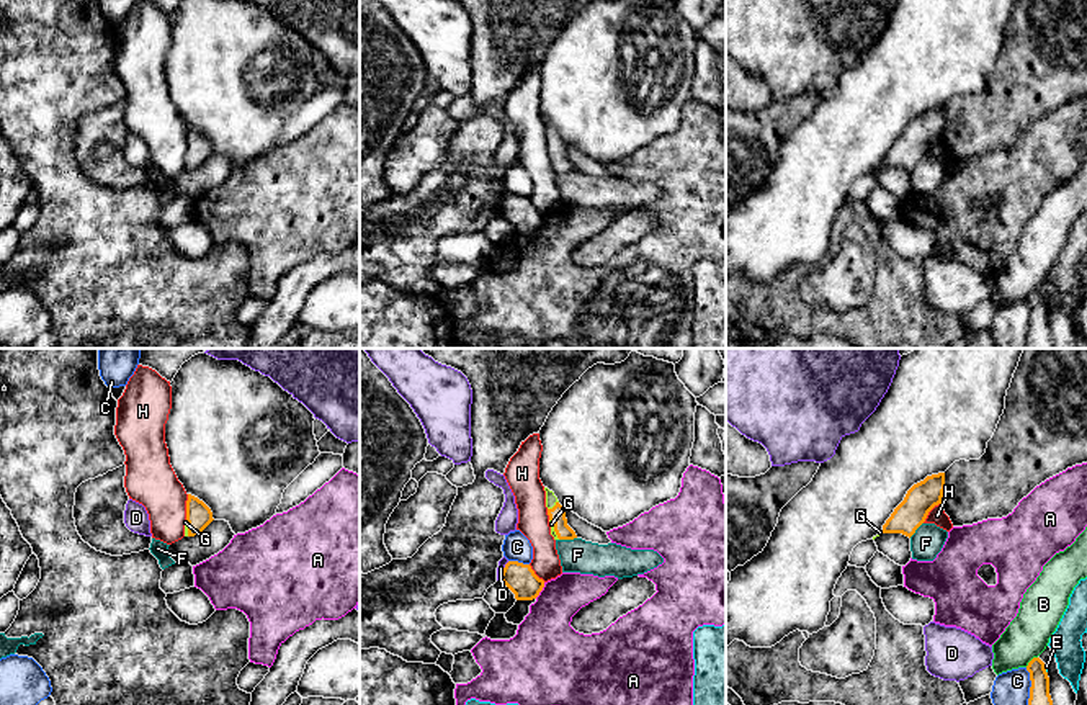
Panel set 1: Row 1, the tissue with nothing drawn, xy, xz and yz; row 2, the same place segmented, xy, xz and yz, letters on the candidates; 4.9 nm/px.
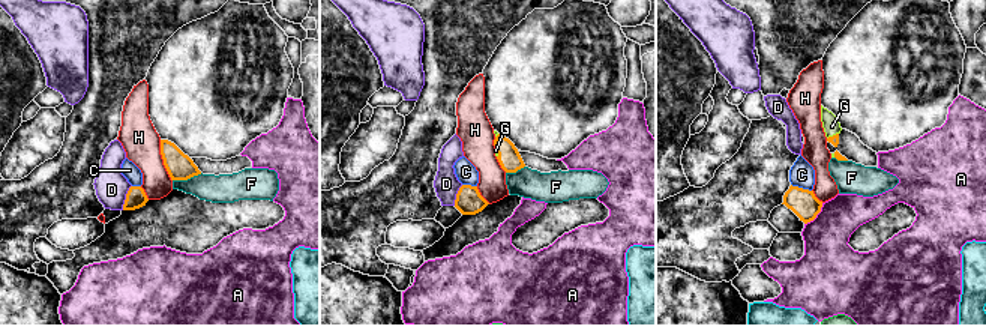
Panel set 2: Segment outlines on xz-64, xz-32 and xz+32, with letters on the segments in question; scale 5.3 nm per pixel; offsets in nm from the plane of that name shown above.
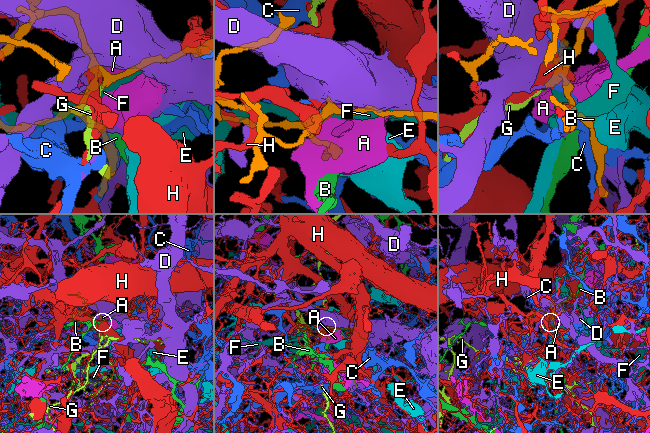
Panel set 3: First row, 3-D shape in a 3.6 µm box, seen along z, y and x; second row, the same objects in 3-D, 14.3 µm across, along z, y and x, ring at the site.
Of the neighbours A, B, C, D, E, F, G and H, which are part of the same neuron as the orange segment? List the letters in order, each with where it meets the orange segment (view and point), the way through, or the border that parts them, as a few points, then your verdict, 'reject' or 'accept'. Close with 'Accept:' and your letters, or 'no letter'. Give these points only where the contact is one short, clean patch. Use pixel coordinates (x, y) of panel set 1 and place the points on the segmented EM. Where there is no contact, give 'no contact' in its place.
A: meets orange in xz at (541, 589); border along xz (545, 583), (535, 597); reject
B: meets orange in yz at (1030, 661); border along yz (1037, 656), (1025, 666); reject
C: meets orange in yz at (1032, 686); reject
D: meets orange in xz at (502, 571); reject
E: meets orange in yz at (1045, 669); border along yz (1043, 664), (1046, 673); reject
F: meets orange in xz at (568, 538); reject
G: meets orange in xz at (554, 506); runs through xz (558, 512), (554, 506), (551, 499); accept
H: meets orange in xy at (187, 507); reject
Accept: G

